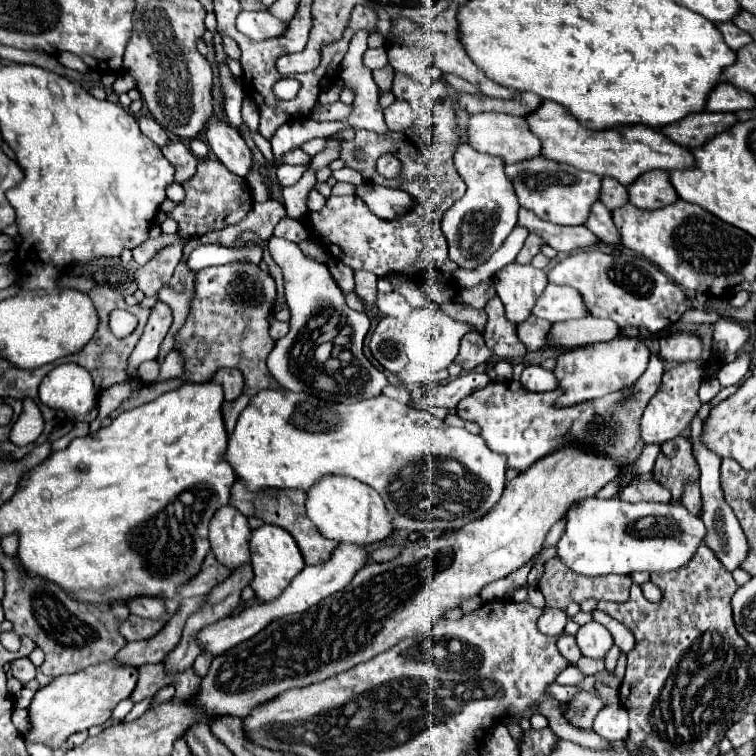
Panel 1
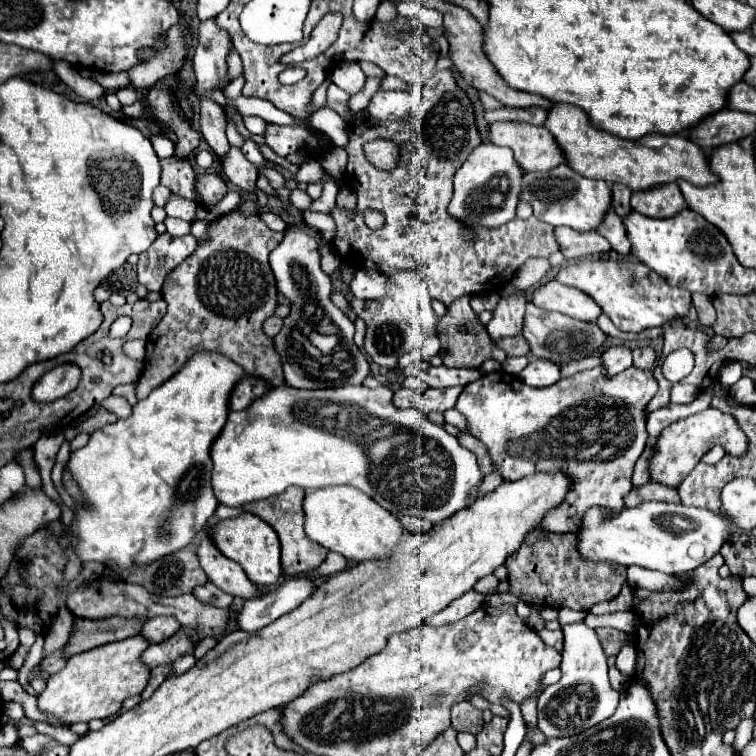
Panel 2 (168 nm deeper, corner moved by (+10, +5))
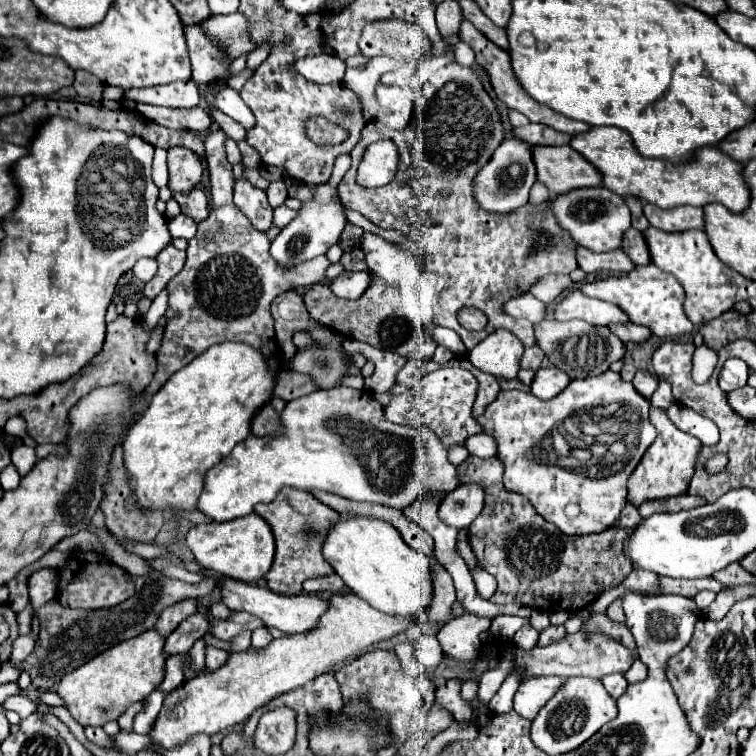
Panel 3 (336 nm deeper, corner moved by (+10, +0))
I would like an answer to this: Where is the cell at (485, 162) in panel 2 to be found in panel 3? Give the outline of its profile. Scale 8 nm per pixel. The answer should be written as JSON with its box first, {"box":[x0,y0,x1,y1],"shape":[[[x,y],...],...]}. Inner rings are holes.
{"box":[472,138,536,214],"shape":[[[510,138],[504,140],[496,148],[488,164],[480,168],[480,174],[476,174],[476,180],[472,182],[472,194],[476,198],[476,204],[482,206],[482,210],[488,210],[490,214],[512,214],[512,210],[528,202],[528,192],[534,182],[536,182],[536,168],[530,156],[530,144]]]}

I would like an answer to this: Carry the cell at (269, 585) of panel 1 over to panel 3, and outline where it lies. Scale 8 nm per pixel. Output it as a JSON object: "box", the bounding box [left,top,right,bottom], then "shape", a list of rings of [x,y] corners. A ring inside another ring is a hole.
{"box":[188,514,274,582],"shape":[[[248,514],[232,522],[212,522],[198,524],[188,530],[188,548],[196,556],[198,564],[216,574],[230,576],[242,582],[258,582],[266,576],[274,562],[274,536],[264,518],[258,514]]]}

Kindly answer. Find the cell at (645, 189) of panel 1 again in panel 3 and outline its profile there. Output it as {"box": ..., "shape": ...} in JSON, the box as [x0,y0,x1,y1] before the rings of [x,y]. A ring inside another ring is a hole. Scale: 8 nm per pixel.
{"box":[644,204,704,232],"shape":[[[646,204],[644,216],[648,218],[650,226],[660,228],[664,232],[682,232],[682,230],[690,230],[690,228],[704,228],[702,208],[694,208],[694,206],[676,206],[672,210],[660,210],[654,204]]]}

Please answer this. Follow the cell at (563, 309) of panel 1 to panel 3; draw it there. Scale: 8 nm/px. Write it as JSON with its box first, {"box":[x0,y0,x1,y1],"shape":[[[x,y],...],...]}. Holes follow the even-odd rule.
{"box":[554,290,626,326],"shape":[[[570,290],[554,308],[556,320],[580,318],[594,326],[608,326],[610,322],[626,322],[626,314],[604,300],[584,296],[580,290]]]}

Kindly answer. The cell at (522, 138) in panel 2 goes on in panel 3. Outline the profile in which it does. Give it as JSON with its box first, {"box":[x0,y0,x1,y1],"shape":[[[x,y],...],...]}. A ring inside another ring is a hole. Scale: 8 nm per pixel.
{"box":[532,146,600,194],"shape":[[[532,146],[532,158],[536,162],[538,182],[542,182],[550,194],[564,194],[582,186],[600,186],[600,172],[570,146]]]}

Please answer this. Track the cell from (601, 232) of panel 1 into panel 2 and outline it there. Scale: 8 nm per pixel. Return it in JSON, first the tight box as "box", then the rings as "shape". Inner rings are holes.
{"box":[598,211,632,255],"shape":[[[614,211],[608,213],[608,217],[604,219],[604,225],[600,225],[598,233],[610,241],[610,245],[616,253],[620,253],[620,255],[630,255],[632,253],[632,247],[630,247],[628,235],[626,235],[626,227]]]}

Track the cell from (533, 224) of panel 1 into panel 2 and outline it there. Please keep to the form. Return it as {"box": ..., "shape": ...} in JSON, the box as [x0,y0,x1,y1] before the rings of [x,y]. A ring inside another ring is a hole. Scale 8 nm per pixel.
{"box":[556,227,612,259],"shape":[[[556,227],[556,239],[566,259],[582,259],[612,251],[612,245],[600,233],[576,233],[566,227]]]}

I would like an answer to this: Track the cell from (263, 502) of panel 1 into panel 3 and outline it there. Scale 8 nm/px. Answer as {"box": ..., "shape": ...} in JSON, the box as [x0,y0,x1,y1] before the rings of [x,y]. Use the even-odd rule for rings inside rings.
{"box":[254,488,338,594],"shape":[[[282,488],[280,494],[270,504],[260,504],[254,510],[258,516],[262,516],[276,538],[276,556],[270,572],[266,574],[268,588],[280,594],[300,594],[302,582],[306,578],[326,576],[332,574],[332,566],[322,558],[320,546],[322,540],[328,534],[330,524],[334,522],[334,516],[338,516],[332,508],[316,500],[310,492],[302,492],[296,488]]]}

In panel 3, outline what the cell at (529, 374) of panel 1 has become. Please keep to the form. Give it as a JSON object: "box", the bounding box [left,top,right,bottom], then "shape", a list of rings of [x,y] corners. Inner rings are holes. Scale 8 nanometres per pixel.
{"box":[530,366,570,400],"shape":[[[548,366],[548,368],[540,368],[540,372],[536,372],[530,390],[536,398],[540,400],[550,400],[556,394],[560,394],[566,386],[570,384],[570,378],[556,366]]]}

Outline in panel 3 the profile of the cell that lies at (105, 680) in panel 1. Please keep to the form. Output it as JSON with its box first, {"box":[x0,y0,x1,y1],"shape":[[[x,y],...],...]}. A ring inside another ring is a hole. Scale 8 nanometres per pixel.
{"box":[58,630,166,726],"shape":[[[146,630],[140,638],[120,642],[66,674],[58,684],[58,696],[64,700],[72,718],[82,726],[104,726],[110,720],[118,720],[132,702],[144,700],[164,678],[166,656],[162,646],[164,638],[160,638],[156,630]]]}

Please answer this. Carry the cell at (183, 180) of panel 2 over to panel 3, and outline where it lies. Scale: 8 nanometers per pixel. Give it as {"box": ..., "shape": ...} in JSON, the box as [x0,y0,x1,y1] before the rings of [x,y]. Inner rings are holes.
{"box":[172,186,208,222],"shape":[[[198,186],[192,188],[188,194],[172,194],[172,198],[180,204],[182,212],[188,214],[190,218],[194,218],[196,222],[206,220],[206,216],[208,216],[208,198]]]}

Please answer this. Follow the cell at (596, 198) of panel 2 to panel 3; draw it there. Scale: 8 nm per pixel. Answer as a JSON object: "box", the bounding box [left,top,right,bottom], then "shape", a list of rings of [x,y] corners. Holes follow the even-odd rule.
{"box":[548,186,630,252],"shape":[[[602,186],[580,188],[580,190],[570,190],[568,194],[558,194],[548,200],[548,206],[552,206],[556,222],[560,222],[560,228],[568,230],[568,234],[574,238],[578,246],[584,246],[592,252],[608,252],[620,248],[622,234],[630,228],[630,210],[624,198],[612,194]]]}

